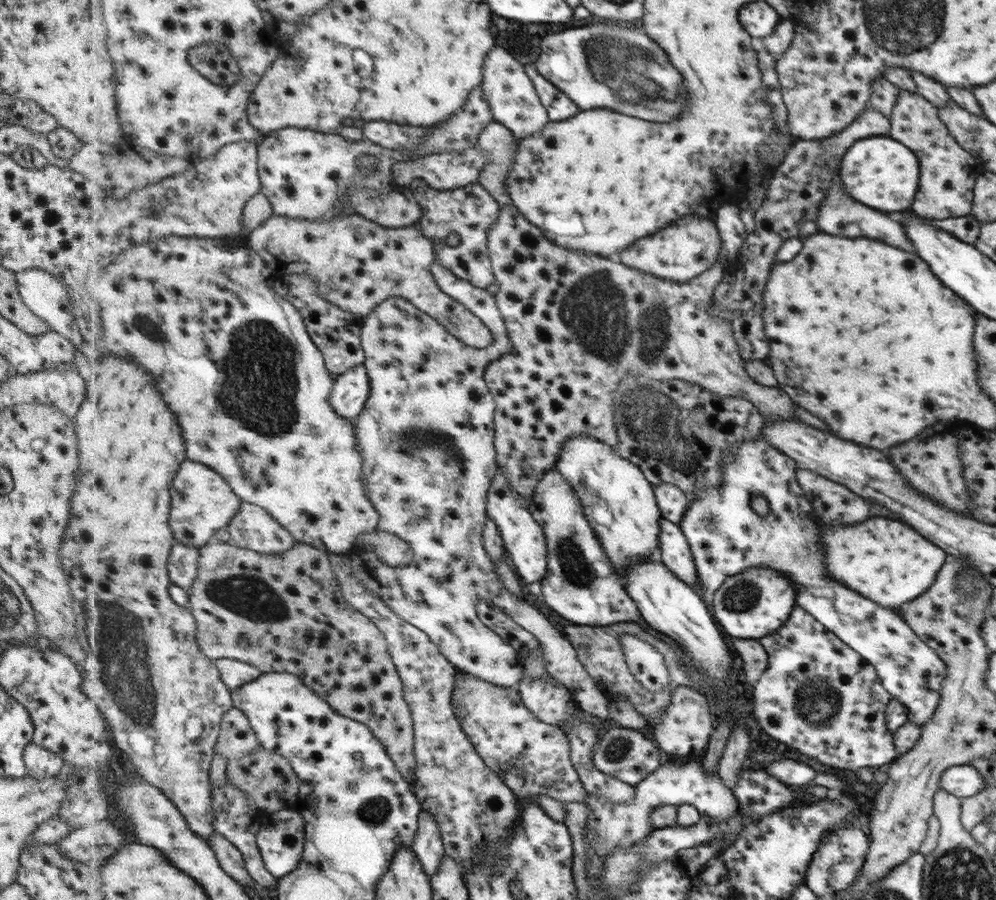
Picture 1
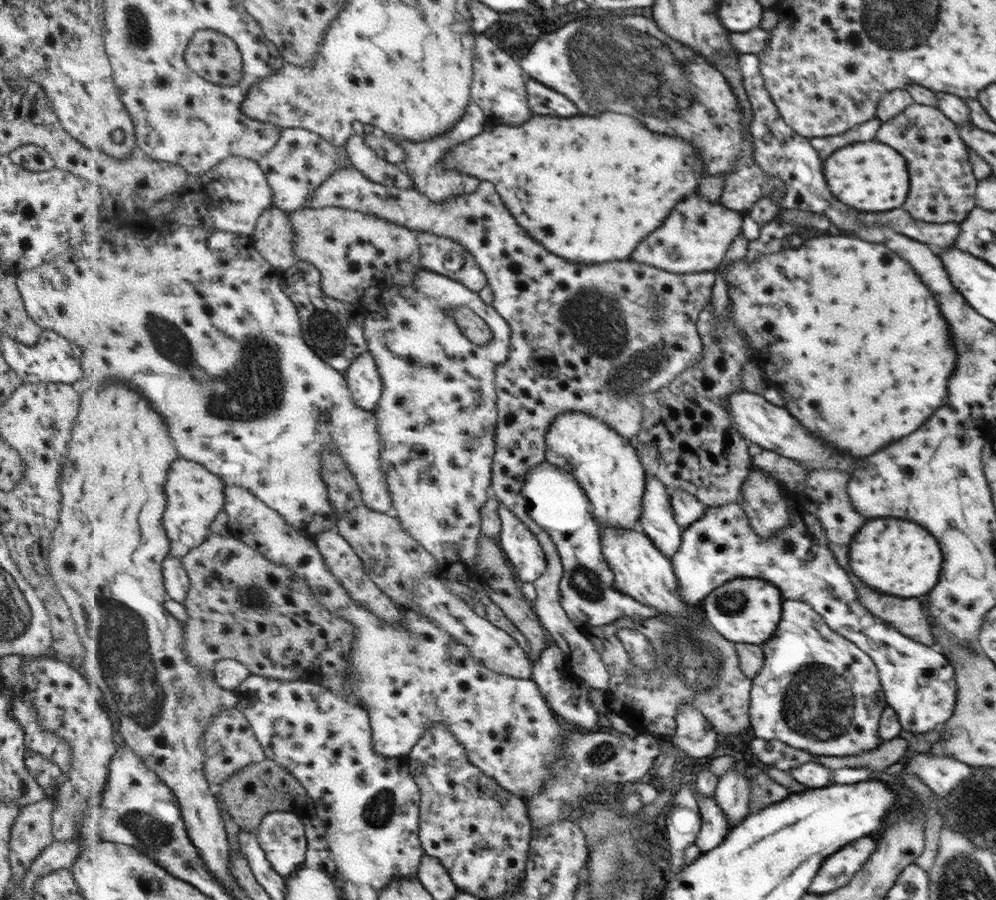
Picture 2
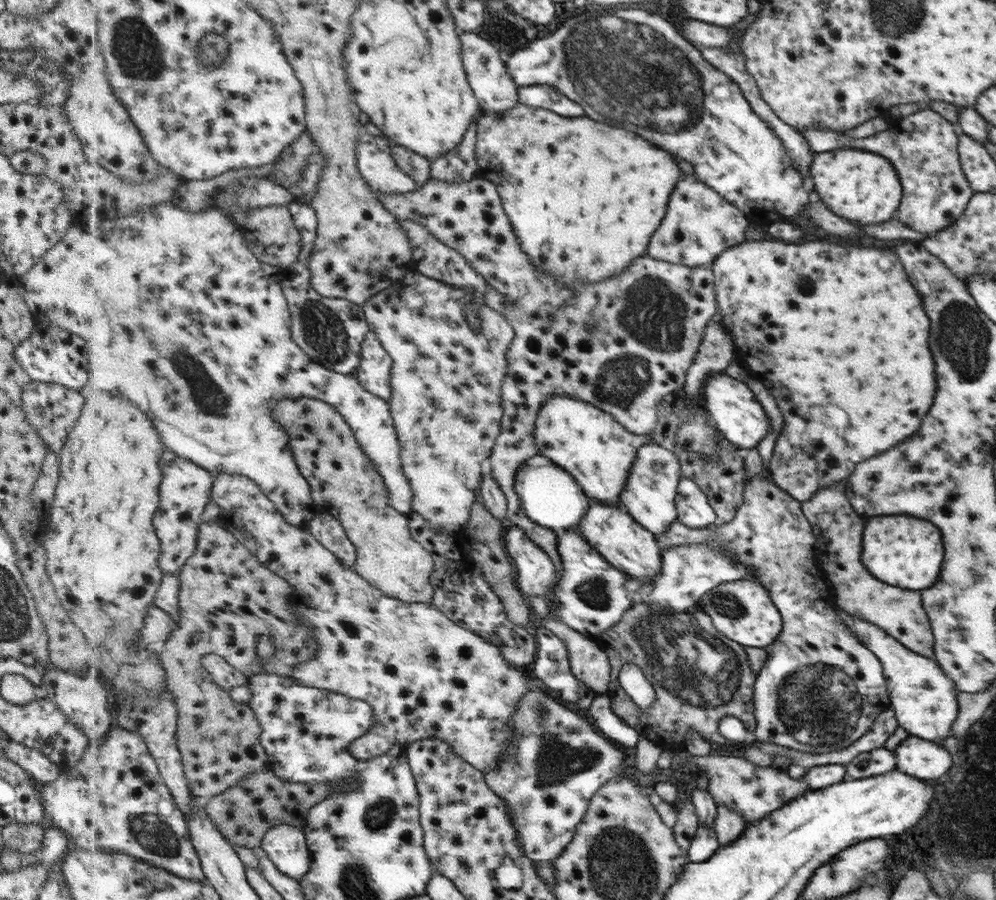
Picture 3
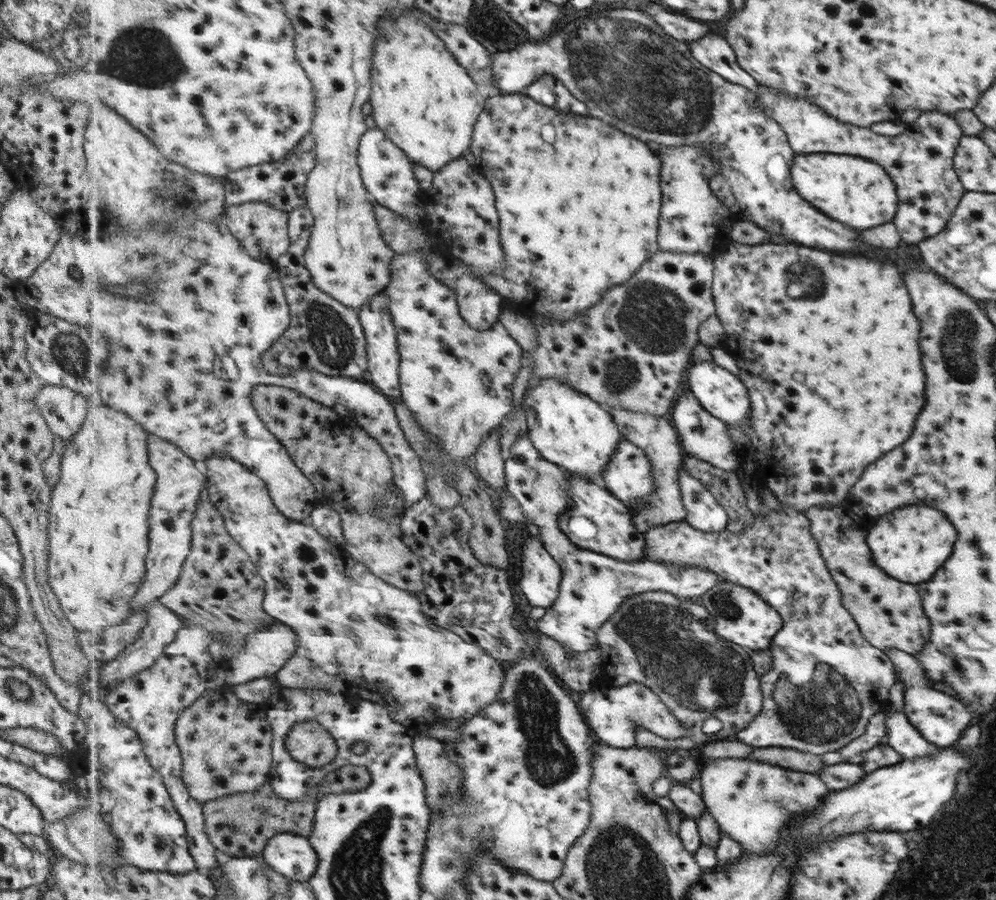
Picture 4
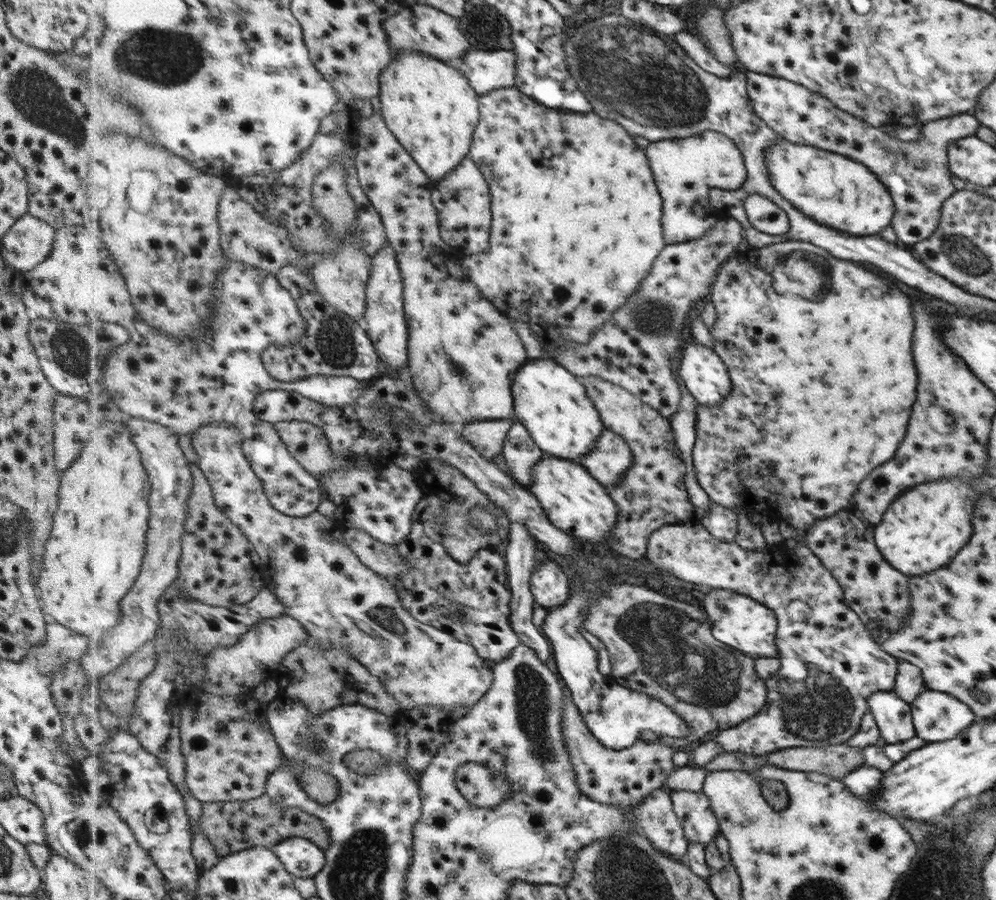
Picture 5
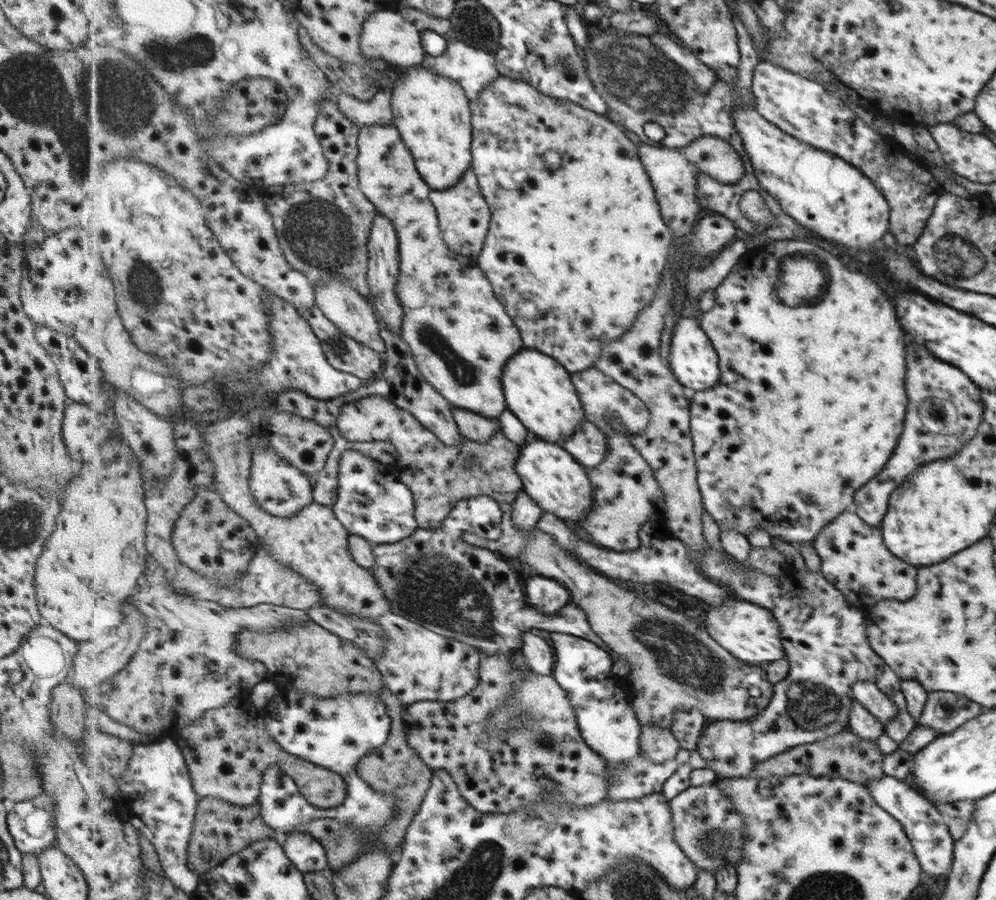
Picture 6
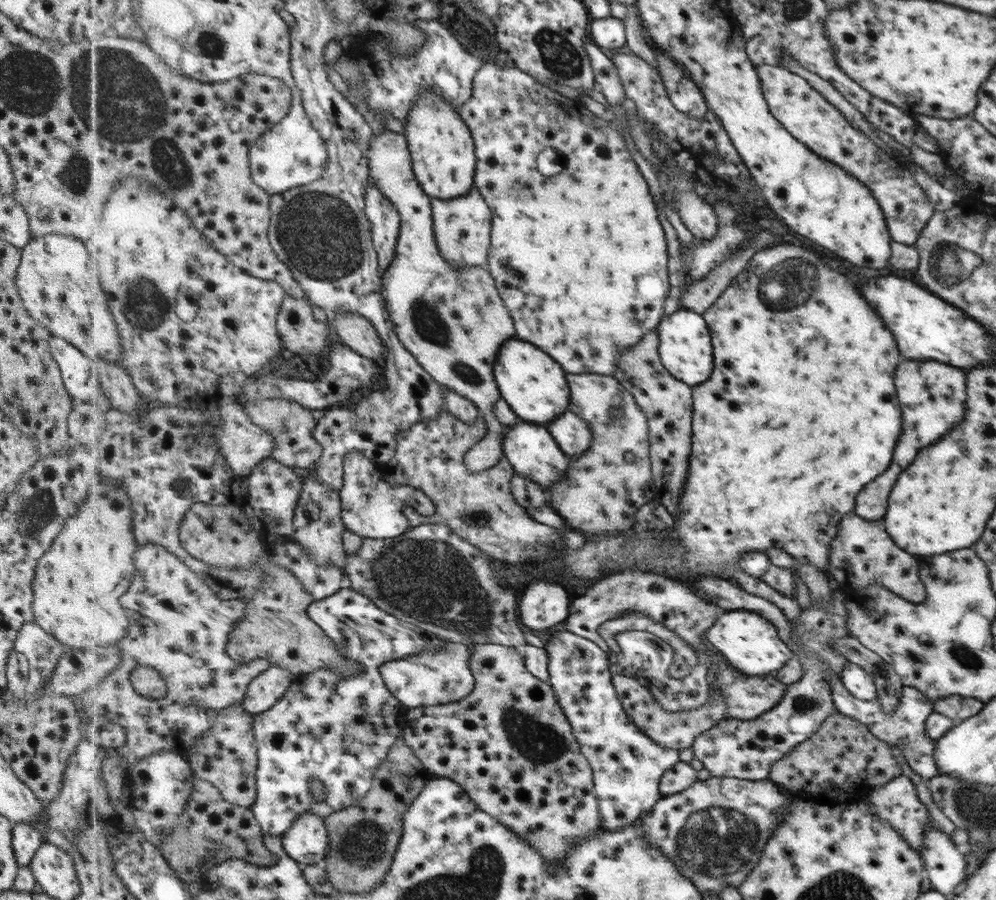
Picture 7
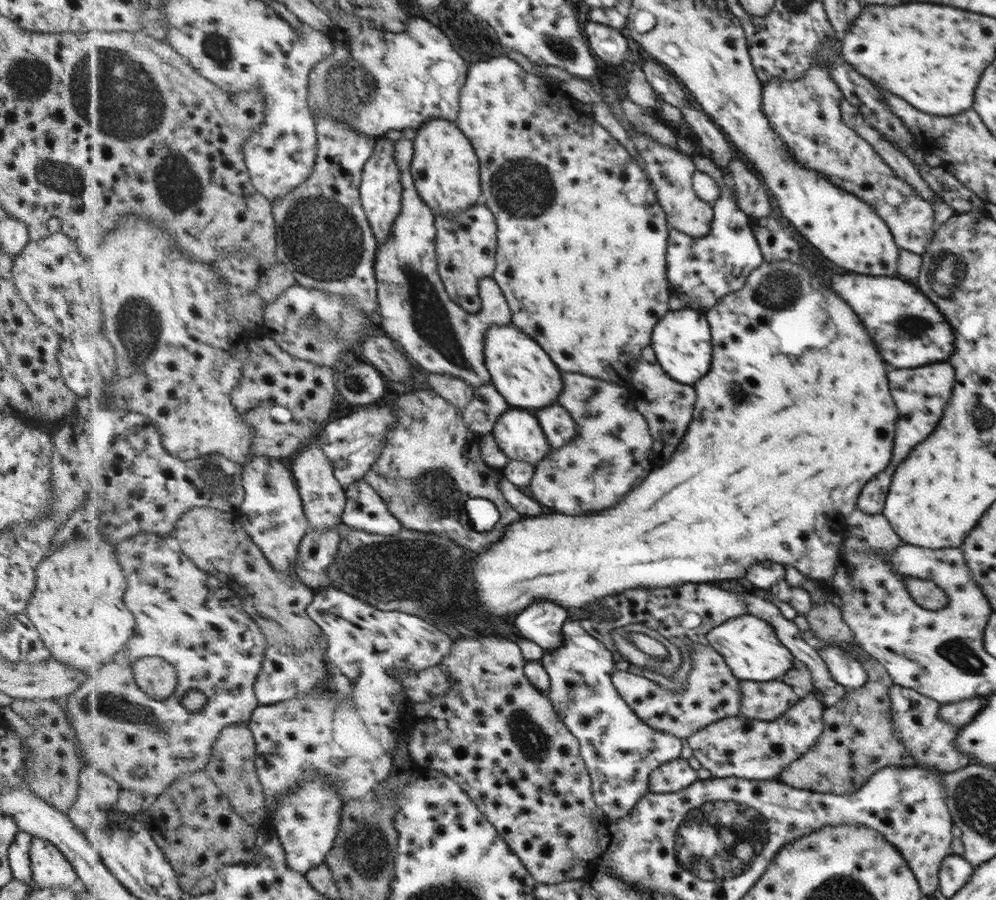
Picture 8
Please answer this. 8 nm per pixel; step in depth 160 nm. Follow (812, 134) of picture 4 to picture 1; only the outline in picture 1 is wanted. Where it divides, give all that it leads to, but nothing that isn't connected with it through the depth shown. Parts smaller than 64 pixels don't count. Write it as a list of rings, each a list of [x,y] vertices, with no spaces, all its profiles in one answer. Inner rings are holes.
[[[900,90],[888,119],[890,129],[887,136],[912,149],[918,160],[918,189],[910,204],[911,212],[926,220],[971,214],[977,160],[948,131],[948,127],[940,120],[939,108],[919,94]]]

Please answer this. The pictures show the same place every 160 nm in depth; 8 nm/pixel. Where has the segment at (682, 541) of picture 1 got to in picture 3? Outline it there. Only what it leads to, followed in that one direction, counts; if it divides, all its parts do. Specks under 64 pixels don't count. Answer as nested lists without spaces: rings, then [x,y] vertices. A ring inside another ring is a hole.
[[[647,444],[637,451],[636,464],[630,472],[627,487],[621,495],[624,509],[636,517],[654,535],[663,535],[678,520],[676,499],[679,495],[678,485],[681,482],[680,458],[667,448]]]

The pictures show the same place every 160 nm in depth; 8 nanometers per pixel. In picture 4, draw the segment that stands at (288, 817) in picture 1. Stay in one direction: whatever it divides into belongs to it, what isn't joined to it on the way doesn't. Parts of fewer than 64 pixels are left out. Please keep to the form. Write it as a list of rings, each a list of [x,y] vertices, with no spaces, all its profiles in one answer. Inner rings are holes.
[[[281,833],[268,842],[263,858],[272,869],[291,881],[309,881],[316,874],[320,856],[308,837]]]

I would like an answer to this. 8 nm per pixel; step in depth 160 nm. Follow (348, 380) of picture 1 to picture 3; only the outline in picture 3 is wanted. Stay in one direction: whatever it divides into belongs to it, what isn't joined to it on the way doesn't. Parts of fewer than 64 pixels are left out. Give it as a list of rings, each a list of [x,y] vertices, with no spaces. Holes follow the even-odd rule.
[[[370,330],[362,347],[360,367],[356,370],[357,379],[369,392],[389,400],[392,398],[392,356],[381,344],[380,337]]]

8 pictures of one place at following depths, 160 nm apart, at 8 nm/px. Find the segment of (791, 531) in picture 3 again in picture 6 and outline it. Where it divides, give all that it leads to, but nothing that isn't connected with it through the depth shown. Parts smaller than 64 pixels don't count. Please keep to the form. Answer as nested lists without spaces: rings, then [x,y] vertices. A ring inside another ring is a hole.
[[[709,547],[708,555],[703,558],[703,562],[698,564],[699,572],[703,573],[705,576],[709,577],[711,580],[722,584],[723,586],[728,586],[731,588],[741,599],[745,601],[752,602],[753,604],[760,605],[761,608],[769,609],[772,615],[776,617],[779,622],[779,635],[781,636],[781,643],[784,649],[784,658],[788,662],[787,674],[776,683],[772,683],[772,699],[770,700],[768,706],[761,711],[759,714],[753,716],[752,719],[747,721],[737,721],[737,720],[719,720],[708,723],[707,727],[704,729],[704,735],[700,738],[698,744],[698,750],[700,755],[705,758],[708,762],[708,766],[711,770],[714,770],[719,778],[730,778],[730,779],[744,779],[745,777],[753,777],[752,772],[755,770],[757,764],[763,763],[764,760],[771,759],[772,756],[779,755],[780,752],[787,751],[793,747],[797,747],[800,744],[809,744],[815,742],[816,740],[821,740],[822,738],[827,738],[833,734],[837,734],[845,730],[848,726],[848,714],[852,710],[852,684],[856,683],[858,680],[871,680],[873,675],[879,674],[882,671],[882,666],[884,666],[884,660],[877,656],[876,652],[873,652],[871,645],[868,643],[867,637],[867,623],[863,611],[859,610],[858,607],[851,606],[848,600],[845,600],[843,593],[837,589],[830,581],[825,580],[825,577],[820,572],[809,572],[809,570],[803,570],[799,574],[799,578],[796,579],[794,574],[792,574],[789,567],[784,569],[783,575],[778,577],[767,576],[765,573],[759,572],[755,568],[751,567],[748,573],[741,572],[741,567],[743,564],[750,566],[747,562],[739,562],[729,555],[729,558],[723,558],[723,553],[719,552],[716,548]]]

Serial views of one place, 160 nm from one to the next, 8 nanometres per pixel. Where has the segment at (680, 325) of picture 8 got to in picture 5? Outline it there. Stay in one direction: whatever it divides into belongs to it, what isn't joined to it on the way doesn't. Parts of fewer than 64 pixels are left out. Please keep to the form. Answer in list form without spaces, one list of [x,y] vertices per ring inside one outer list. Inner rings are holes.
[[[693,337],[682,349],[678,375],[696,399],[697,405],[717,406],[734,389],[723,357]]]

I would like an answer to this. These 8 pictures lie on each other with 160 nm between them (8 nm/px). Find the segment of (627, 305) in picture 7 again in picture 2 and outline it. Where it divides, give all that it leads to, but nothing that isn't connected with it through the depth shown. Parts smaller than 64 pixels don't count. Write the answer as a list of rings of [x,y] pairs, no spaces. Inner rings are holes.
[[[603,112],[601,116],[574,116],[557,117],[545,116],[543,114],[534,114],[527,122],[517,125],[488,125],[487,129],[479,133],[475,138],[453,147],[448,155],[442,160],[444,168],[454,168],[459,172],[474,176],[480,181],[488,180],[496,185],[504,203],[512,211],[513,216],[519,222],[520,226],[526,228],[528,233],[544,244],[553,254],[562,256],[567,260],[581,265],[592,265],[601,263],[611,263],[613,261],[629,261],[633,250],[659,226],[662,226],[672,214],[673,209],[688,196],[696,195],[699,192],[699,180],[703,178],[706,164],[704,158],[698,153],[698,148],[693,141],[687,139],[661,134],[660,132],[651,132],[647,126],[643,126],[644,121],[637,120],[627,114],[615,114],[615,112]]]

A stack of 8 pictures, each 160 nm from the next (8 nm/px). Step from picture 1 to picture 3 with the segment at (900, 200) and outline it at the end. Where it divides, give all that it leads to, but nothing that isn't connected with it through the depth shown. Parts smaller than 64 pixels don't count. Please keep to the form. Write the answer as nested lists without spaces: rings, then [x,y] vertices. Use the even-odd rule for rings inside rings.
[[[849,148],[814,153],[810,164],[810,175],[814,184],[813,192],[817,194],[813,198],[819,198],[822,203],[825,202],[833,214],[843,216],[857,224],[875,224],[875,222],[890,220],[893,218],[891,214],[895,214],[901,200],[902,186],[896,170],[885,157],[879,156],[877,153]]]

